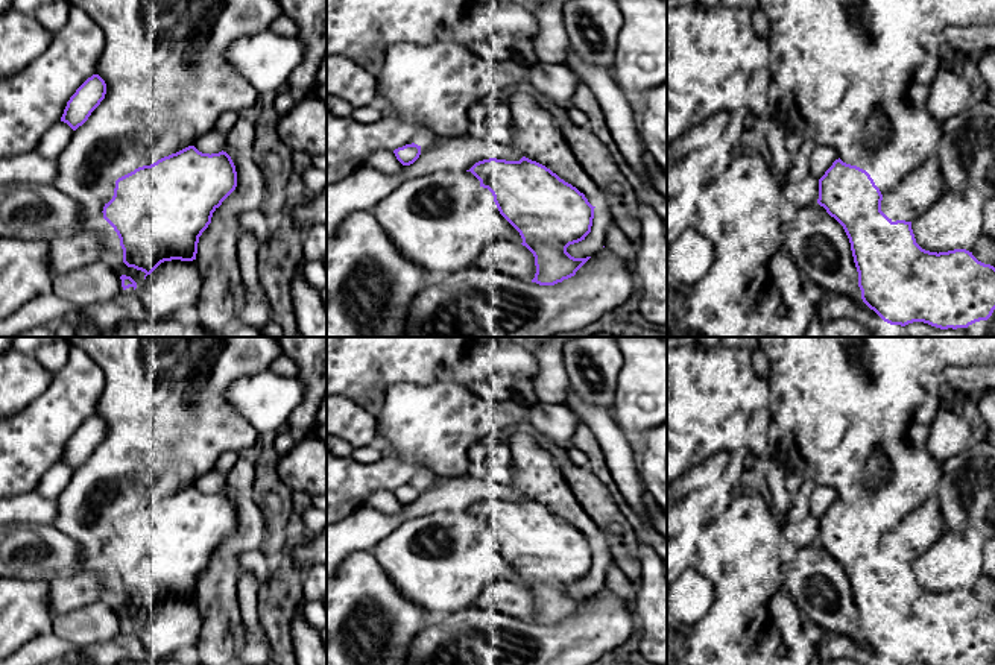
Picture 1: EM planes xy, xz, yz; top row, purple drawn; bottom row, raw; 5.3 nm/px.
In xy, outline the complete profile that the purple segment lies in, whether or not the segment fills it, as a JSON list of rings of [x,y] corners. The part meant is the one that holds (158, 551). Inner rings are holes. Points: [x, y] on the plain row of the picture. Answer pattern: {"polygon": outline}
{"polygon": [[[188,486],[176,493],[164,496],[150,506],[143,506],[115,521],[114,536],[103,547],[103,559],[114,568],[123,589],[123,603],[128,607],[144,612],[144,619],[161,603],[181,600],[193,601],[202,572],[211,563],[213,553],[235,530],[237,512],[226,492],[202,493]]]}

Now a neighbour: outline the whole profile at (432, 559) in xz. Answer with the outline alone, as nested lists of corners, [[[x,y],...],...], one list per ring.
[[[436,510],[407,519],[374,553],[400,592],[436,616],[475,606],[492,578],[523,583],[471,512]]]

